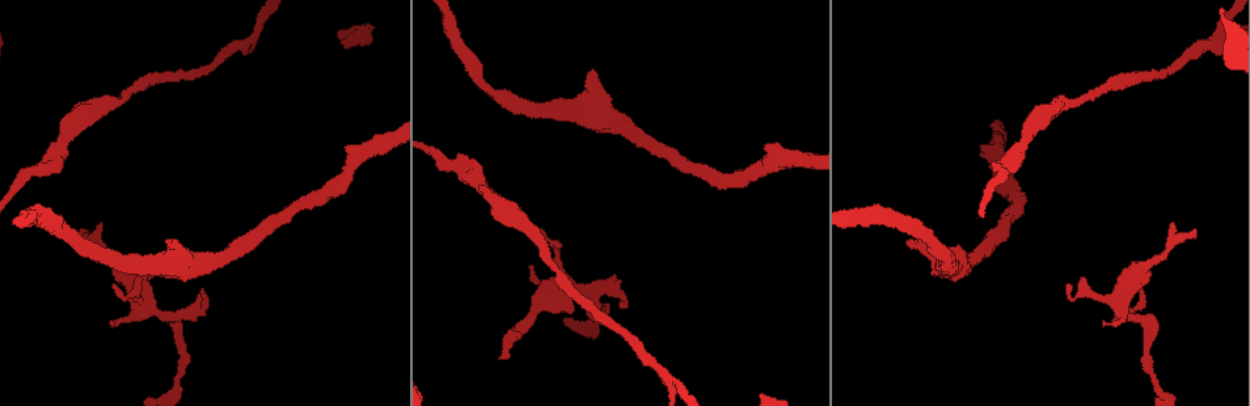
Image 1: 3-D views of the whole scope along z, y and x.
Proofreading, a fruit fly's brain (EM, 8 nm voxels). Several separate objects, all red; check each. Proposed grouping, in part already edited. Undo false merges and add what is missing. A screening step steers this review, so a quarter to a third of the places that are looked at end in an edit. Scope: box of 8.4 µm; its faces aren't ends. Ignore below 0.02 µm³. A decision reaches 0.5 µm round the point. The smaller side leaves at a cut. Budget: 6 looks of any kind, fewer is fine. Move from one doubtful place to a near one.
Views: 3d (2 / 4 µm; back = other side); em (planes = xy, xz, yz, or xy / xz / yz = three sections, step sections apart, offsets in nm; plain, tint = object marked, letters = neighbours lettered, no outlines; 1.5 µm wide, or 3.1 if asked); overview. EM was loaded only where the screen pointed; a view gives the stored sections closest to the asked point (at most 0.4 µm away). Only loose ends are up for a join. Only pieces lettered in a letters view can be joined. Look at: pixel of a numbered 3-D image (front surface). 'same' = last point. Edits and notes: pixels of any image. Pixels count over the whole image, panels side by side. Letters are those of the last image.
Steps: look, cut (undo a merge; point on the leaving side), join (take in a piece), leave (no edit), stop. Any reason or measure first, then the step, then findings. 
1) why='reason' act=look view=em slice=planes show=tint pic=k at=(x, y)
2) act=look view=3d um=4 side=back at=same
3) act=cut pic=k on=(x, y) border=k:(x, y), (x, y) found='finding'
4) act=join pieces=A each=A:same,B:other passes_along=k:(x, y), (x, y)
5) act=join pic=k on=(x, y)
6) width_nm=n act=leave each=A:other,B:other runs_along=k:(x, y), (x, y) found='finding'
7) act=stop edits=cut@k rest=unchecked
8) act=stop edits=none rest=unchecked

why='thin end' act=look view=em slice=planes show=letters pic=1 at=(1068, 286)

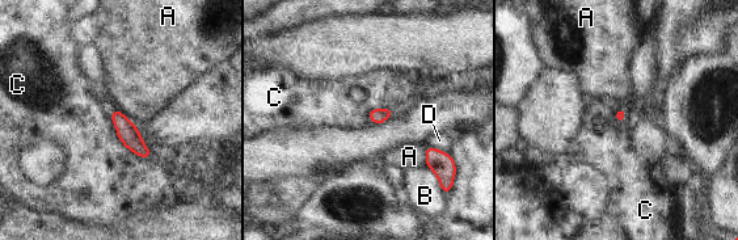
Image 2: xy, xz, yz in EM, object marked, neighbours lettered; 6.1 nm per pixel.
act=leave each=A:other,B:other,C:other,D:other border=2:(114, 108), (136, 127) found='none of them fits'

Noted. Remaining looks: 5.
why='an open end' act=look view=3d um=4 side=back pic=1 at=(905, 241)

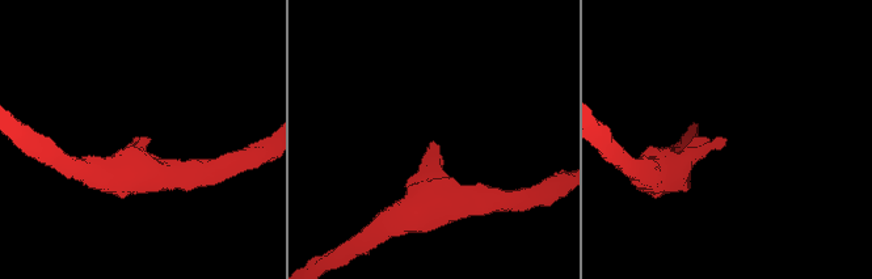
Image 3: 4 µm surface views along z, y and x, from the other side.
act=look view=em slice=yz step=8 show=tint pic=3 at=(434, 141)

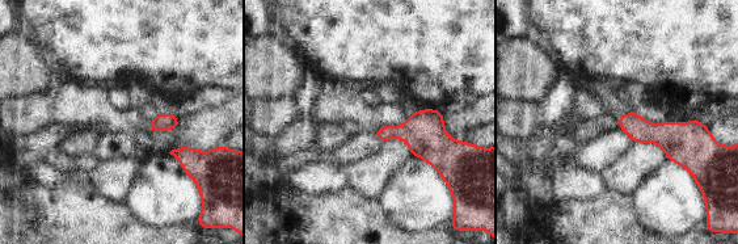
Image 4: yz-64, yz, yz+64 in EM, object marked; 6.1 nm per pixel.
act=look view=em slice=planes show=letters at=same

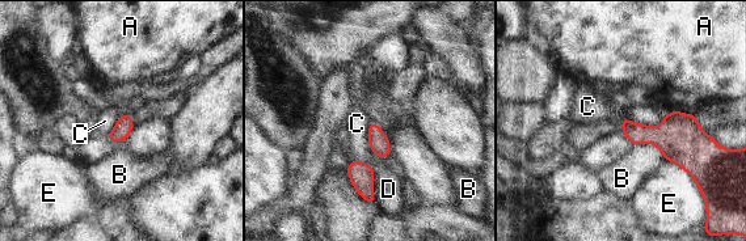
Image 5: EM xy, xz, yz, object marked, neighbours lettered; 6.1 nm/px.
act=leave each=A:other,B:other,C:other,D:other,E:other border=5:(664, 119), (619, 123) found='none of them fits'

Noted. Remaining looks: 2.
act=look view=3d um=2 side=back pic=1 at=(177, 385)

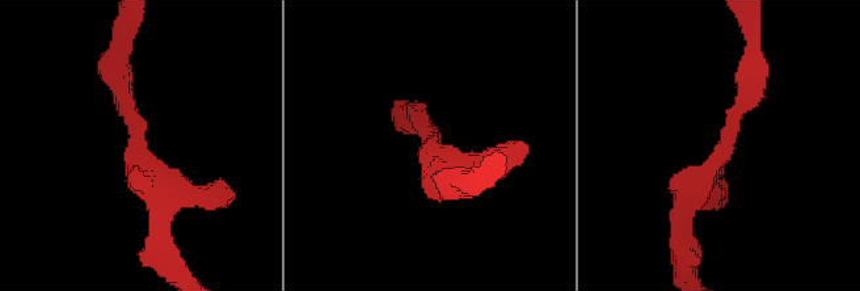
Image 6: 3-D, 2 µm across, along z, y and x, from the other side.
act=look view=em slice=planes show=letters pic=6 at=(429, 147)

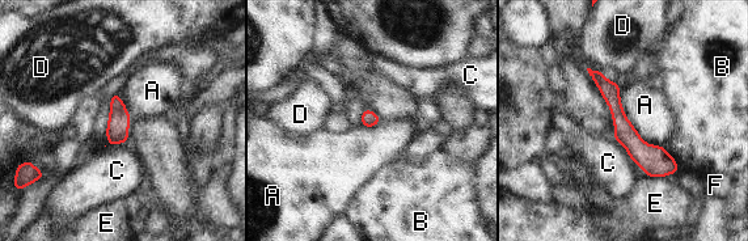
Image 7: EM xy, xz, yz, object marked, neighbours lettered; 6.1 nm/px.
longest_contact=A:480nm act=leave each=A:other,B:other,C:other,D:other,E:other,F:other border=7:(617, 83), (628, 121), (663, 147) found='continuous, no second neuron'

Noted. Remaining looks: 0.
act=stop edits=none rest=unchecked

